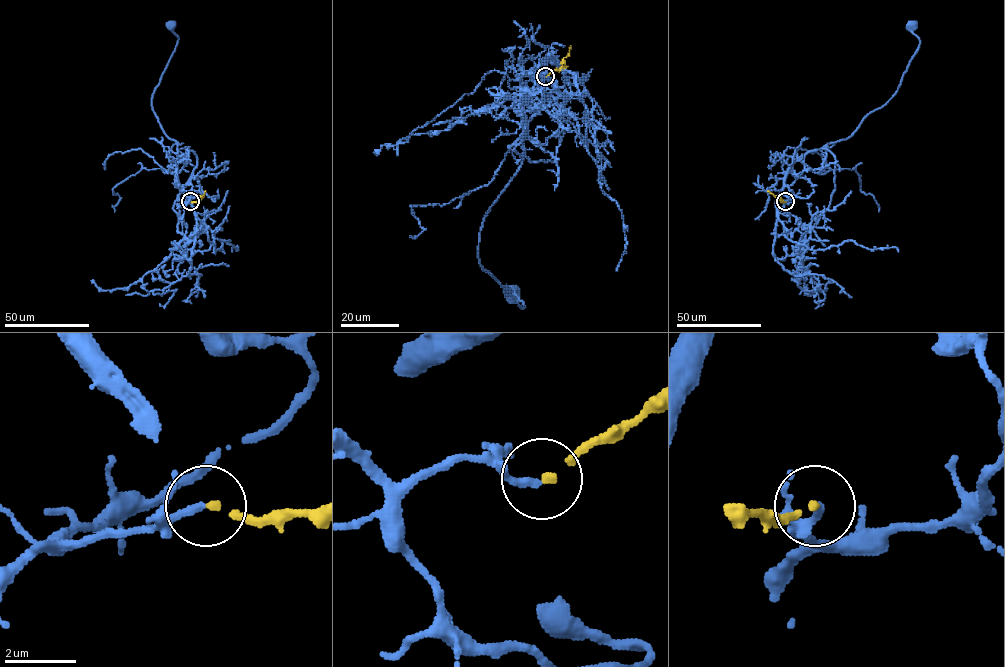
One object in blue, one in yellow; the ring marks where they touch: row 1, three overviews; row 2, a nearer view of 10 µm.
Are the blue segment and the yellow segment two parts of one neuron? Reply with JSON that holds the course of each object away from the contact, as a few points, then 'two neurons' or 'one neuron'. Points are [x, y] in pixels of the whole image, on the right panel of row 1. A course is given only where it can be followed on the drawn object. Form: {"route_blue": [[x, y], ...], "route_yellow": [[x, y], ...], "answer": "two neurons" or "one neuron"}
{"route_blue": [[785, 201], [794, 198], [782, 189], [786, 171], [797, 160], [848, 138], [895, 94], [919, 46], [912, 24]], "route_yellow": [[785, 201], [767, 192]], "answer": "one neuron"}

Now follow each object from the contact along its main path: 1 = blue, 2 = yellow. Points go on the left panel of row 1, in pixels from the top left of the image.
1: (190, 201), (184, 203), (195, 195), (179, 183), (178, 143), (152, 108), (177, 43), (172, 24)
2: (190, 201), (200, 200), (205, 192)

